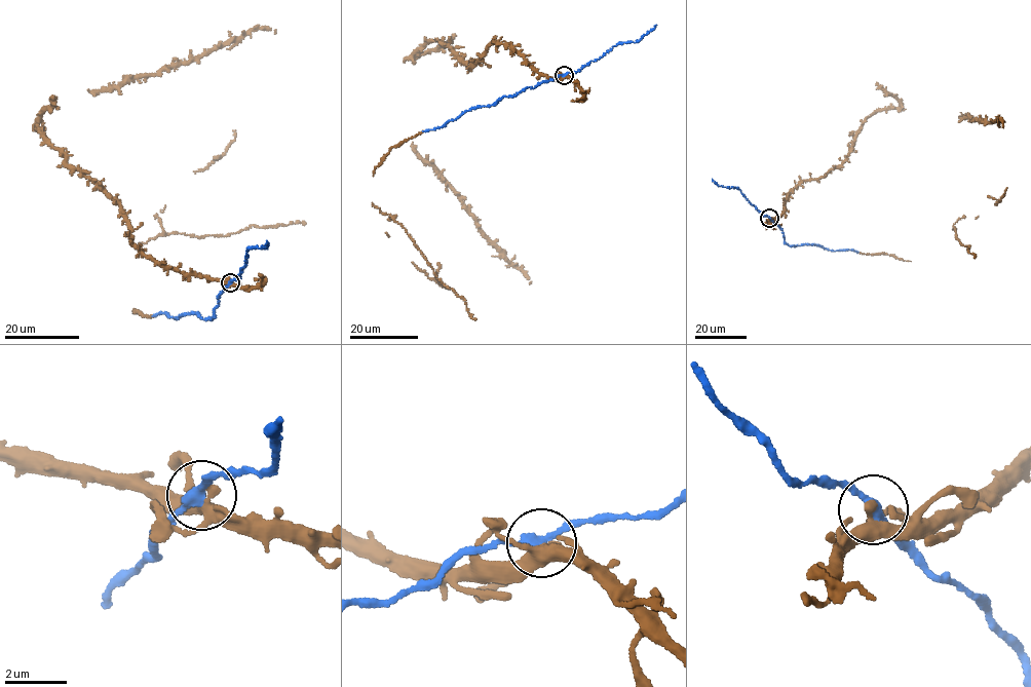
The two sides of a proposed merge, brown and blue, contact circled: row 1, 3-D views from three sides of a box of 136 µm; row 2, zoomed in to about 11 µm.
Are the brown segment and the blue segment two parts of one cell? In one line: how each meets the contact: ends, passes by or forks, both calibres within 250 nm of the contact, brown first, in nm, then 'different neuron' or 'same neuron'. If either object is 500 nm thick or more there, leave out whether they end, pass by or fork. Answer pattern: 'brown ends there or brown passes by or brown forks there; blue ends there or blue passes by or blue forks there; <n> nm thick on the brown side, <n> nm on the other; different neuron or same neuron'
brown forks there; blue passes by; 360 nm thick on the brown side, 280 nm on the other; same neuron

